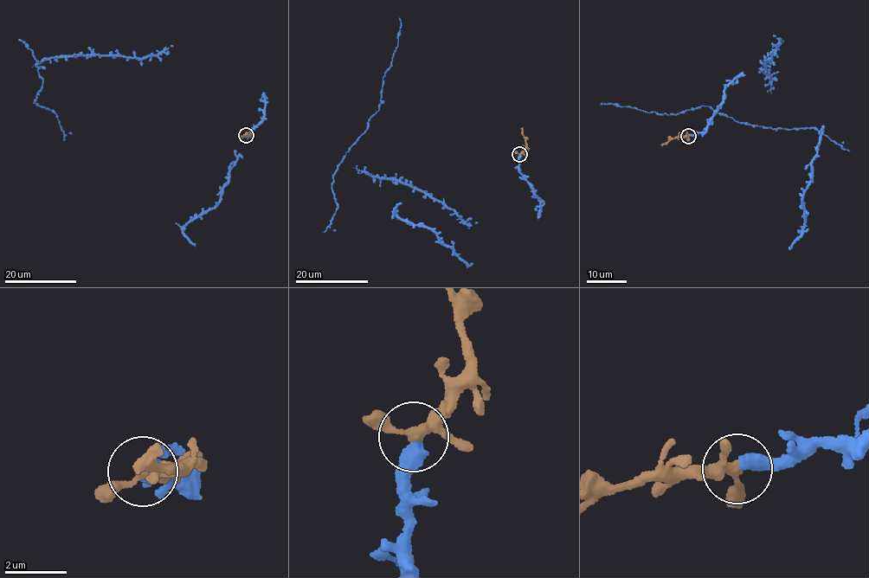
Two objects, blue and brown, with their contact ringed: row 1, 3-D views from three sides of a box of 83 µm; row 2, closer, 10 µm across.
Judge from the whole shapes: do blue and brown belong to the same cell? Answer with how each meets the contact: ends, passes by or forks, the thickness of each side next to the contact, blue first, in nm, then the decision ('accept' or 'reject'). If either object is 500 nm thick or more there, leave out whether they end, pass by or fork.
blue ends | brown forks | 480/240 nm | accept

